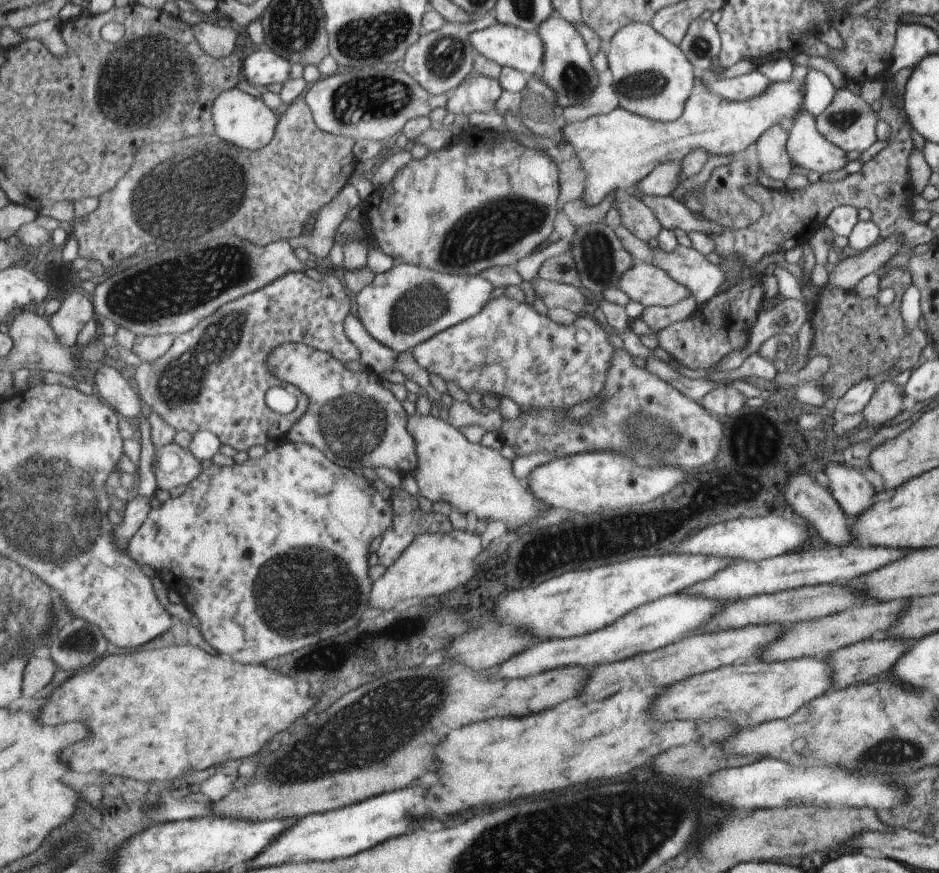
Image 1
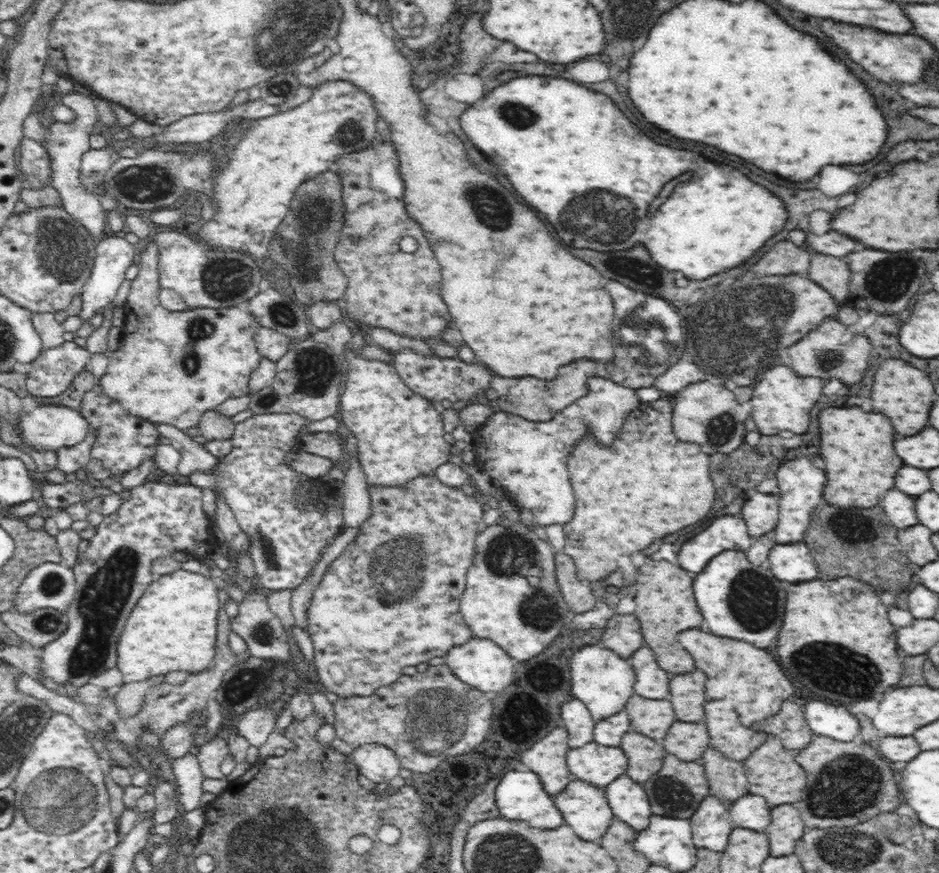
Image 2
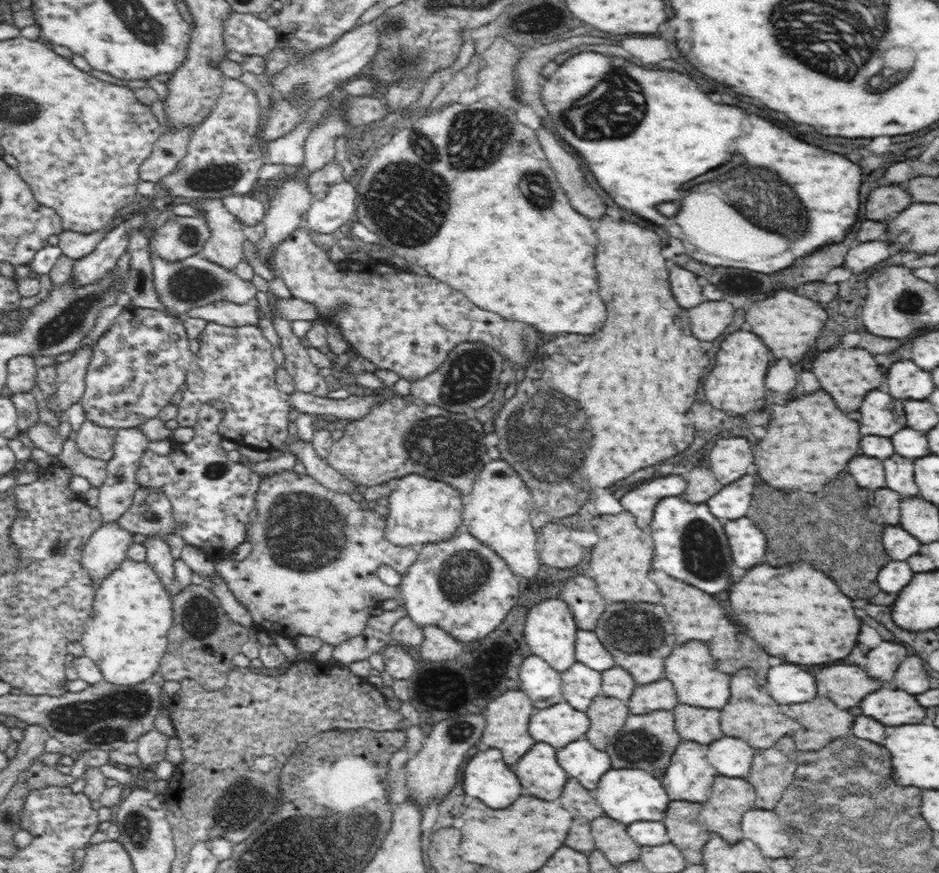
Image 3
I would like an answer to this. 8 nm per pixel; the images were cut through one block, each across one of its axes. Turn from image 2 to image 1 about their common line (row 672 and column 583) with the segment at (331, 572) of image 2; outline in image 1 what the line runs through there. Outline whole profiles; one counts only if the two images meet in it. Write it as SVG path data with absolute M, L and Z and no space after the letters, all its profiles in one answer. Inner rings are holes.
M499 293L493 300L488 300L476 315L438 332L411 351L421 368L438 374L443 382L455 381L466 393L475 390L481 394L490 392L499 398L510 398L520 412L535 409L535 406L537 409L559 407L565 410L594 398L603 387L614 349L613 340L609 340L612 333L609 327L601 328L593 315L576 316L571 324L564 326L551 321L547 315L538 314L531 305Z

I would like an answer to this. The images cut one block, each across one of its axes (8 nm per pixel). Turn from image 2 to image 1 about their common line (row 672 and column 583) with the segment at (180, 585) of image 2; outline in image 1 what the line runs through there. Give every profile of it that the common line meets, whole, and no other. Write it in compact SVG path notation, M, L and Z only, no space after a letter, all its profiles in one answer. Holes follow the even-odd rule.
M797 64L792 68L791 79L787 82L771 83L755 98L746 101L728 101L724 97L710 93L707 89L688 96L684 102L681 114L672 121L652 121L648 118L630 113L628 110L615 107L607 114L598 114L586 118L578 123L568 123L562 128L564 142L568 142L574 154L579 159L580 167L584 168L585 183L584 193L580 194L587 205L597 204L609 192L615 190L625 190L629 186L634 187L648 172L662 162L676 160L681 162L682 158L694 148L702 148L711 154L731 154L738 156L738 152L756 142L760 135L777 125L784 118L792 118L801 109L803 95L799 94L799 86L804 82L806 70L803 65Z

